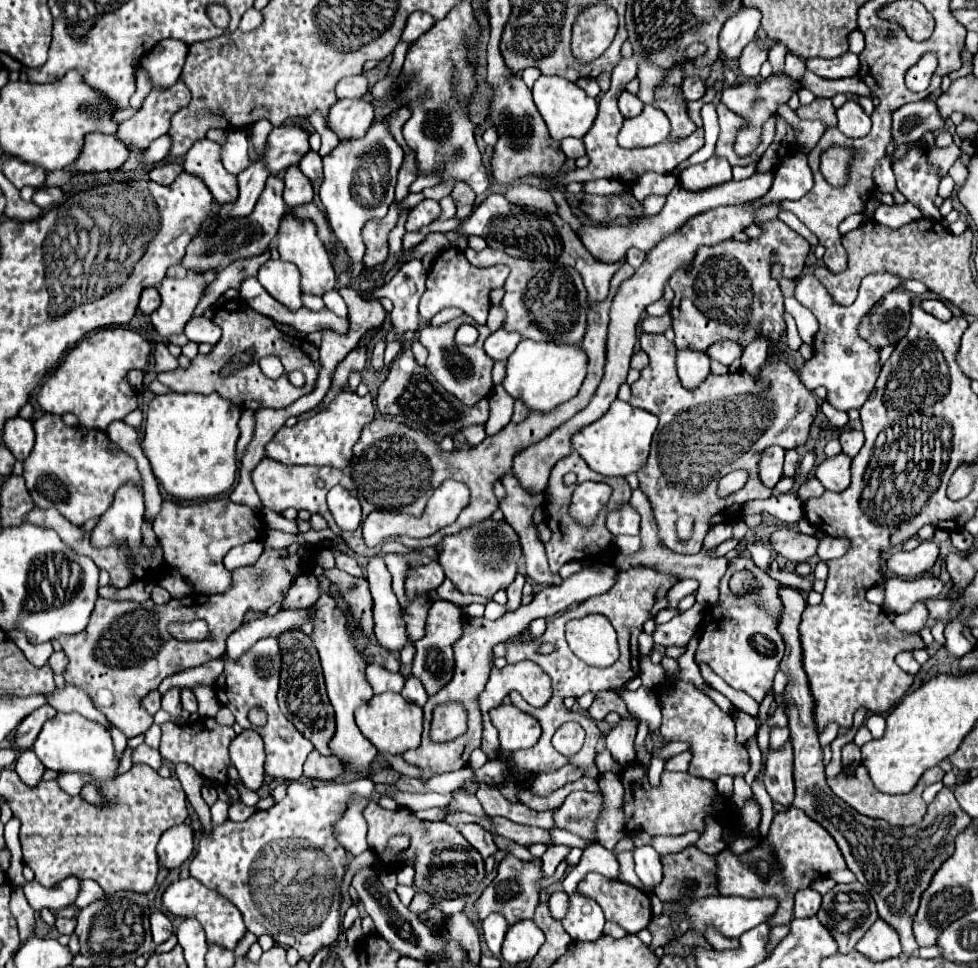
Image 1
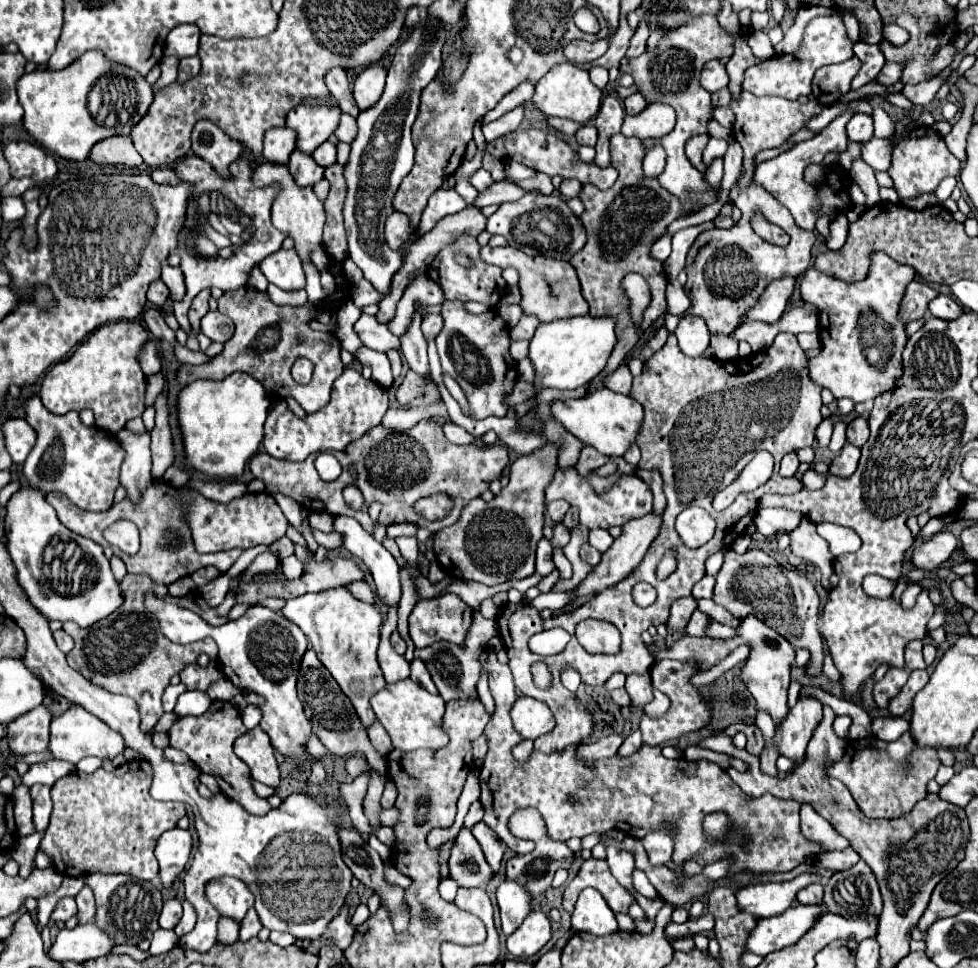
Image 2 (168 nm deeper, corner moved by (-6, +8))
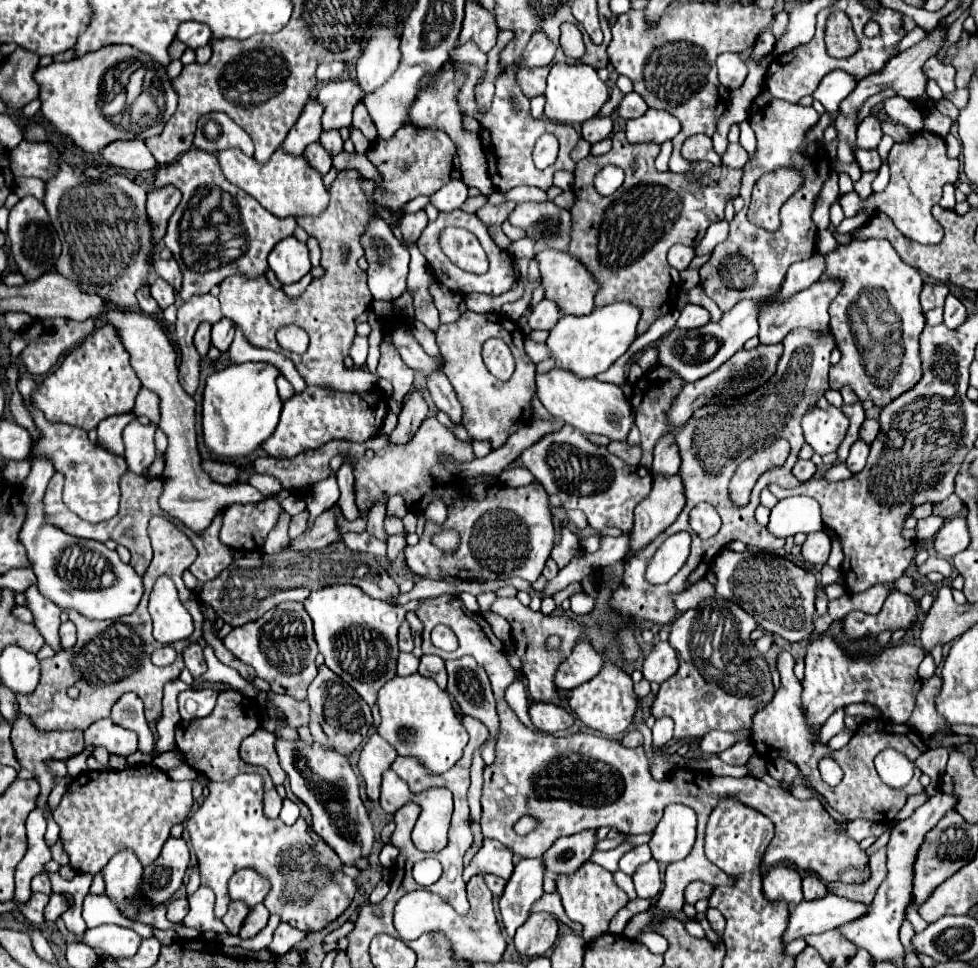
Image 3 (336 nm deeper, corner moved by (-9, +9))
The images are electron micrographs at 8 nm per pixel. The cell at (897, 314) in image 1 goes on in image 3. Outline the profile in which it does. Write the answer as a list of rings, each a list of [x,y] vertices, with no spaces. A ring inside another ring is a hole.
[[[924,284],[922,294],[920,294],[920,304],[922,310],[932,310],[938,306],[944,306],[944,298],[948,296],[948,286],[946,284]]]

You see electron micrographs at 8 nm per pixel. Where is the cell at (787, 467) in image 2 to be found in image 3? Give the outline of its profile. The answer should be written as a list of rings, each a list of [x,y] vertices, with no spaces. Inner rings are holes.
[[[798,460],[798,462],[794,464],[794,468],[792,468],[792,474],[794,474],[798,480],[802,480],[802,482],[810,480],[810,478],[814,476],[814,472],[816,472],[816,466],[812,464],[812,460]]]

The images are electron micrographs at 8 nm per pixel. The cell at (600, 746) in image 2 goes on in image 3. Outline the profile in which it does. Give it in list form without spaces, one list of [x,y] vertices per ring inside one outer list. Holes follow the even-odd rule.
[[[628,730],[624,736],[622,736],[622,740],[620,740],[620,744],[622,746],[626,746],[626,748],[634,748],[634,746],[640,746],[644,740],[642,740],[642,734],[638,732],[638,730]]]

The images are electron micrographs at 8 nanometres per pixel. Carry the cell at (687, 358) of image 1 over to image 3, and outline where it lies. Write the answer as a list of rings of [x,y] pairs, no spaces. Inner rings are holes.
[[[688,304],[682,310],[682,314],[680,314],[678,322],[676,322],[676,328],[680,328],[680,330],[692,330],[692,328],[700,328],[700,326],[704,326],[708,322],[710,322],[710,314],[702,306]]]

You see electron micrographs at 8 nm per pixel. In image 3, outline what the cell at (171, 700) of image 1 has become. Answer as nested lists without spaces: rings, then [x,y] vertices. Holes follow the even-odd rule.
[[[192,644],[184,650],[184,662],[186,662],[186,668],[190,670],[192,678],[200,678],[206,672],[206,660],[204,660],[202,648],[198,644]]]

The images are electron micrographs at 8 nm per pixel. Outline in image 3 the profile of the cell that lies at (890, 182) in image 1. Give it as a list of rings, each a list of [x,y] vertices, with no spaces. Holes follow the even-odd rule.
[[[856,150],[856,162],[860,164],[860,168],[862,168],[862,172],[868,172],[868,170],[878,170],[880,168],[880,164],[882,164],[882,160],[880,160],[880,154],[878,154],[878,150]]]

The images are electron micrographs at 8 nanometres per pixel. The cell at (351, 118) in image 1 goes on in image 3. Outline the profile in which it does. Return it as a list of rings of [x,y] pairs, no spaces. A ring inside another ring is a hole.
[[[378,26],[372,32],[356,64],[358,86],[366,94],[380,88],[396,72],[400,62],[398,44],[400,44],[398,34],[388,26]]]

